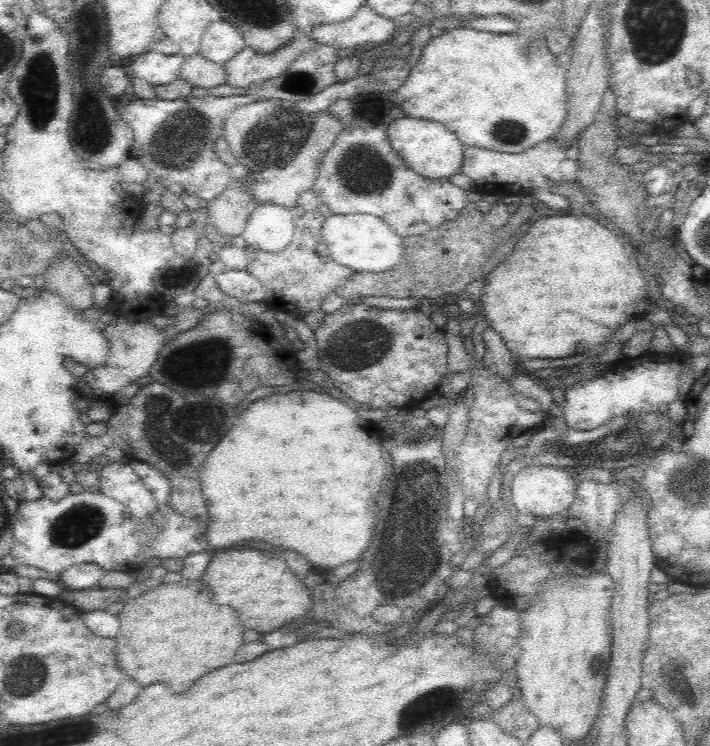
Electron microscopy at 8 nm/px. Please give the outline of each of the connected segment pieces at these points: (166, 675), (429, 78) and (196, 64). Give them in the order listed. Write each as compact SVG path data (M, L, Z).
M186 579L160 583L156 590L146 590L136 600L128 600L125 603L128 606L124 606L124 610L117 614L120 630L115 636L115 651L118 666L120 670L124 670L126 676L134 678L142 686L166 682L170 688L174 688L174 692L184 692L204 674L234 660L238 646L242 646L242 636L246 628L232 608L212 604L212 594L208 586L198 580Z
M466 26L466 28L448 29L442 36L433 38L433 40L422 50L422 58L416 62L416 68L411 68L406 82L395 91L388 91L381 97L385 101L394 102L401 106L406 116L412 118L421 118L426 120L434 120L447 126L462 141L463 145L479 146L486 150L494 150L496 152L509 152L510 154L522 154L530 148L534 148L536 144L545 140L554 139L558 130L564 124L564 118L568 114L568 95L566 95L566 66L558 63L557 56L554 55L549 47L549 40L538 36L532 36L529 33L514 32L510 34L488 34L488 32L478 32Z
M200 53L185 57L180 76L196 88L214 88L227 84L225 65L205 59Z

